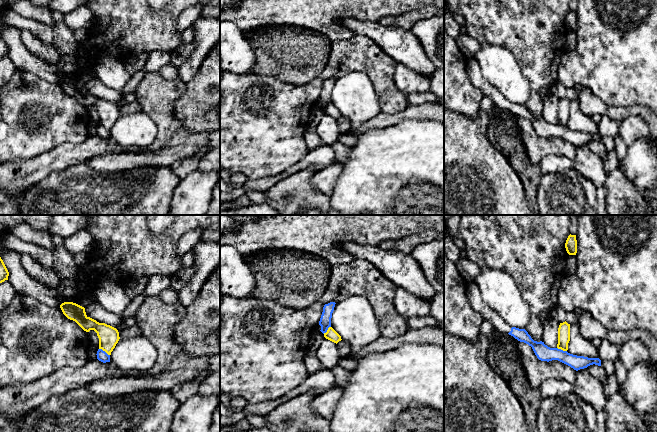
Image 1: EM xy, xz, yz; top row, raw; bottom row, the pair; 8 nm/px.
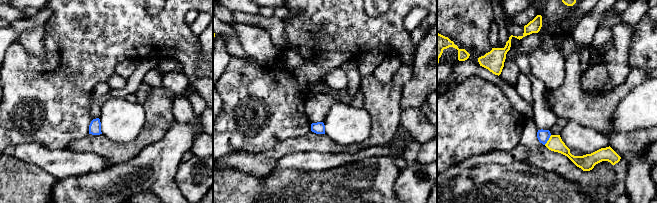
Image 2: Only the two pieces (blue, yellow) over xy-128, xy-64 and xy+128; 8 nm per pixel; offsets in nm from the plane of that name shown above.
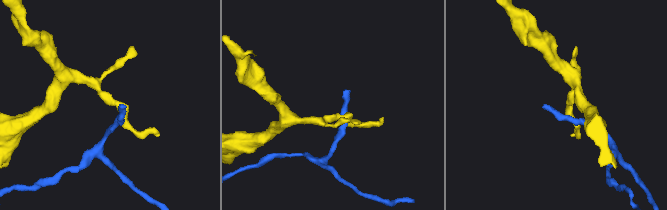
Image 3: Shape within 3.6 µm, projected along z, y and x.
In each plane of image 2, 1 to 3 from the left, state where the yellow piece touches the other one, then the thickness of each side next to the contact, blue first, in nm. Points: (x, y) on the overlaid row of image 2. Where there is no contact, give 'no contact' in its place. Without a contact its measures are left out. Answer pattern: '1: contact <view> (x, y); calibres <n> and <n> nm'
1: no contact
2: no contact
3: contact xy+128 (548, 139); calibres 100 and 120 nm

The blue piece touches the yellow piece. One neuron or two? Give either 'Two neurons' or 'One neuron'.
Two neurons

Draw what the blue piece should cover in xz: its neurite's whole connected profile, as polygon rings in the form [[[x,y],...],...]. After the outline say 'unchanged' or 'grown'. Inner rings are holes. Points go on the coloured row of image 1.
[[[330,302],[328,304],[325,304],[323,307],[323,312],[319,321],[319,325],[321,326],[320,331],[323,334],[327,332],[329,327],[331,327],[331,318],[335,304],[336,304],[335,302]]] | unchanged

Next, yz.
[[[475,281],[467,284],[466,294],[472,308],[478,312],[484,320],[488,320],[499,333],[509,334],[520,342],[524,342],[532,347],[535,355],[541,361],[558,360],[574,370],[587,368],[590,365],[601,366],[599,358],[588,358],[577,356],[558,348],[550,348],[544,342],[534,341],[525,329],[512,327],[506,323],[483,299],[480,289]]] | grown

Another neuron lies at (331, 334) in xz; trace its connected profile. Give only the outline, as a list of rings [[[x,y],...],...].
[[[329,327],[327,332],[324,333],[324,337],[334,343],[338,343],[339,341],[341,341],[341,336],[332,328]]]

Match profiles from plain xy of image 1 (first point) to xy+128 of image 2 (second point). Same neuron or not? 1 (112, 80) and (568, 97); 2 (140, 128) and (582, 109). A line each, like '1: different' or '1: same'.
1: different
2: different

